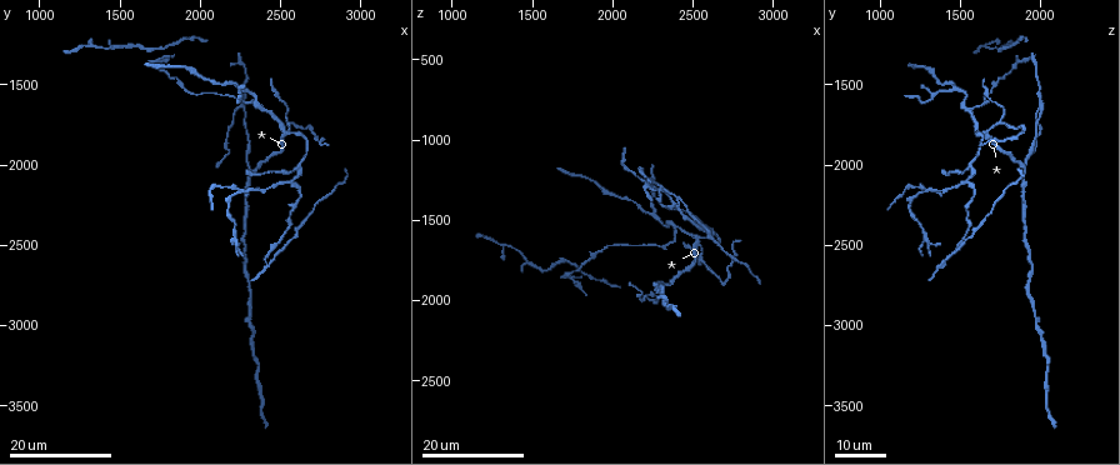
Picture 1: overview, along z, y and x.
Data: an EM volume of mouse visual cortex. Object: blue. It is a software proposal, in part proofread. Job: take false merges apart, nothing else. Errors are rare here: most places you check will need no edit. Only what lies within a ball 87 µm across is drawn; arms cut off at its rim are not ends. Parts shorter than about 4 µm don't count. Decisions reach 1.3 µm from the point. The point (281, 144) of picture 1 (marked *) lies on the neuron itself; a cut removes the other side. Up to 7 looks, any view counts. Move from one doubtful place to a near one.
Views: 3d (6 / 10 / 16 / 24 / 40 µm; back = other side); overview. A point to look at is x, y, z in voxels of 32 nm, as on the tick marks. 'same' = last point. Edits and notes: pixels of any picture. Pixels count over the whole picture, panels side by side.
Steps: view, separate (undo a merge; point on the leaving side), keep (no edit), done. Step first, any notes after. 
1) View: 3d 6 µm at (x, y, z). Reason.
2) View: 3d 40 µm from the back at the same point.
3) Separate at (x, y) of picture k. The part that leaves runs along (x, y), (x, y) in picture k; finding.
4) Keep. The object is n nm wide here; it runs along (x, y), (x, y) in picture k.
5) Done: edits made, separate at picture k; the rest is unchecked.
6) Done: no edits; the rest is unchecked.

View: 3d 24 µm at (2560, 1800, 1620). A fork.

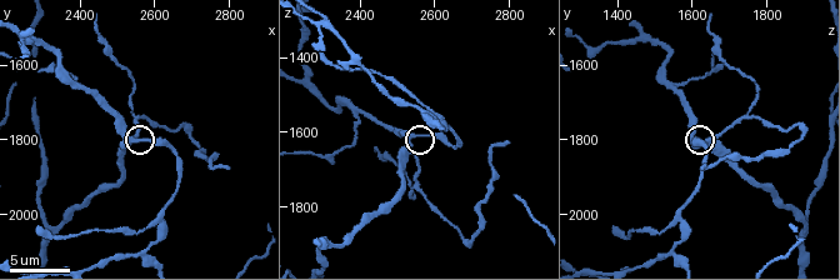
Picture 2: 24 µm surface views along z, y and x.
View: 3d 6 µm at (2550, 1800, 1600). Zoom in.

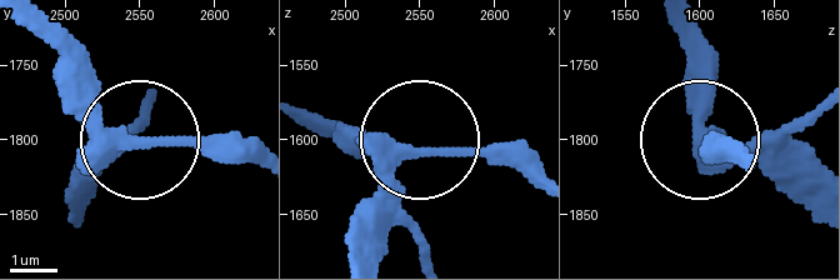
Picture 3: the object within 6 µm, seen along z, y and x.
Keep. All the same neuron.

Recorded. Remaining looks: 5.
View: 3d 10 µm at (2610, 2010, 1560). Side arm on a straight run.

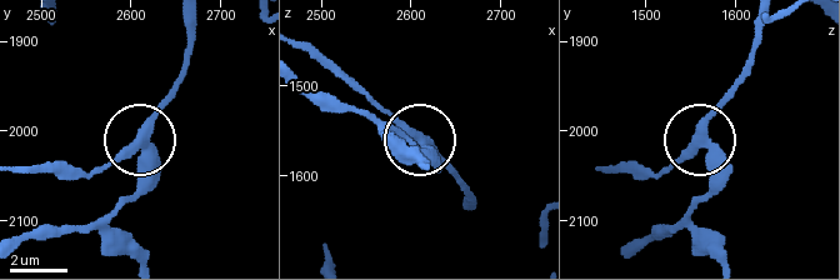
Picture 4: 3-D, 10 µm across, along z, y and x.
Separate at (159, 171) of picture 4. The side arm is 13 µm long; 3 arms meet here; a second neuron is stuck on.

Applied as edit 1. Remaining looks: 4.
View: overview.

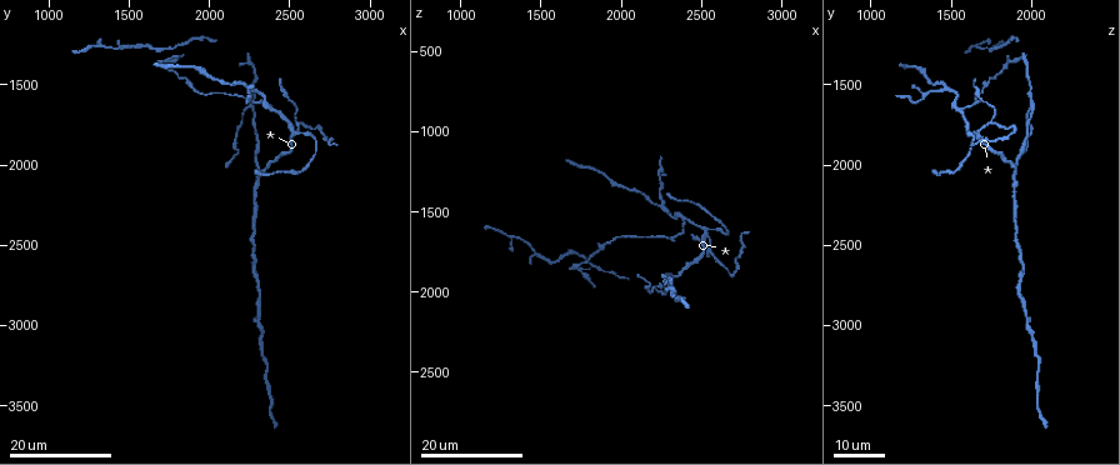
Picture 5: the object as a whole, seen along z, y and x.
View: 3d 16 µm at (2400, 1640, 1540). Branch point.

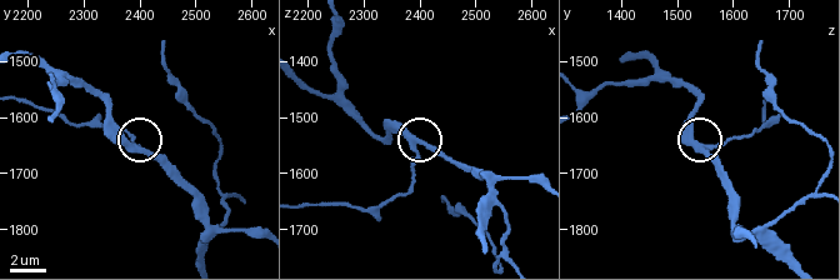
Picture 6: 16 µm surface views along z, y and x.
View: 3d 6 µm at (2385, 1655, 1540).

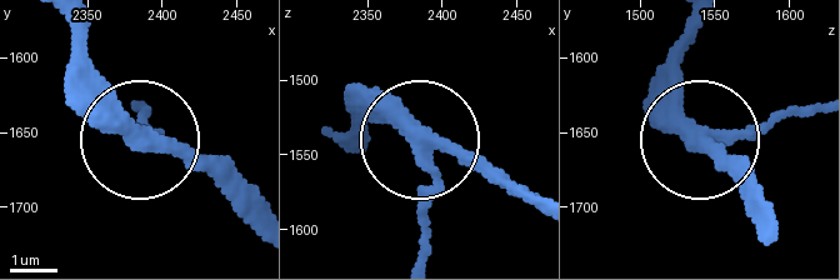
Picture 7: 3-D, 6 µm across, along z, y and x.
Keep. The side arm is 32 µm long; it runs along (534, 204), (439, 144), (359, 116) in picture 7; continuous, no second neuron.

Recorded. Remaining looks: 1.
Done: edits made, separate at picture 4; the rest is unchecked.

